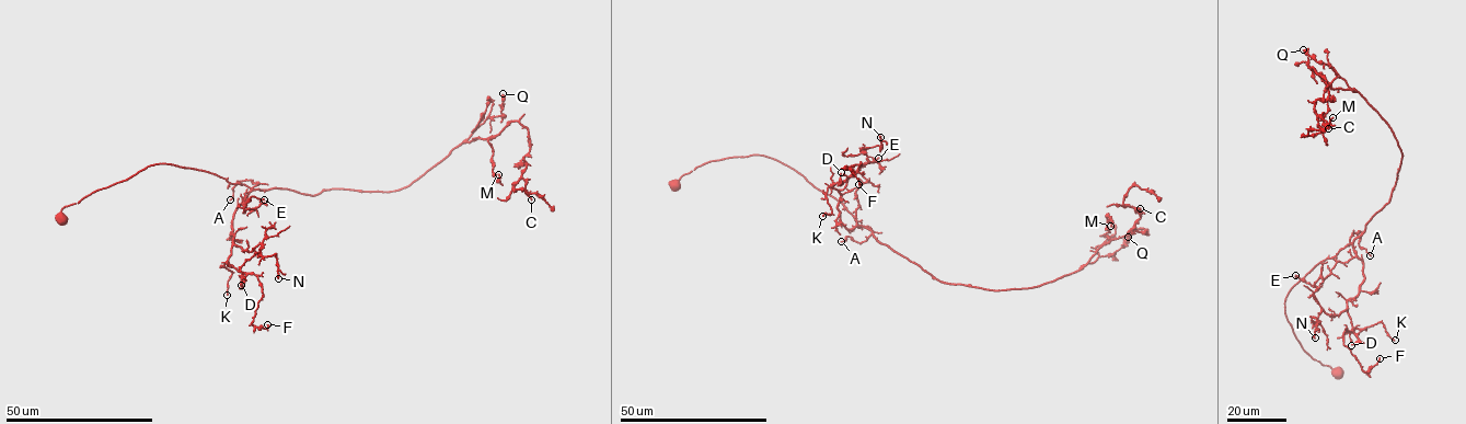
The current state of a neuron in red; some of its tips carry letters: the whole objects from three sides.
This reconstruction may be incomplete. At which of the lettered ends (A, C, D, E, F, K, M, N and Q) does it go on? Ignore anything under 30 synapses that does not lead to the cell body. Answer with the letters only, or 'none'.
N

